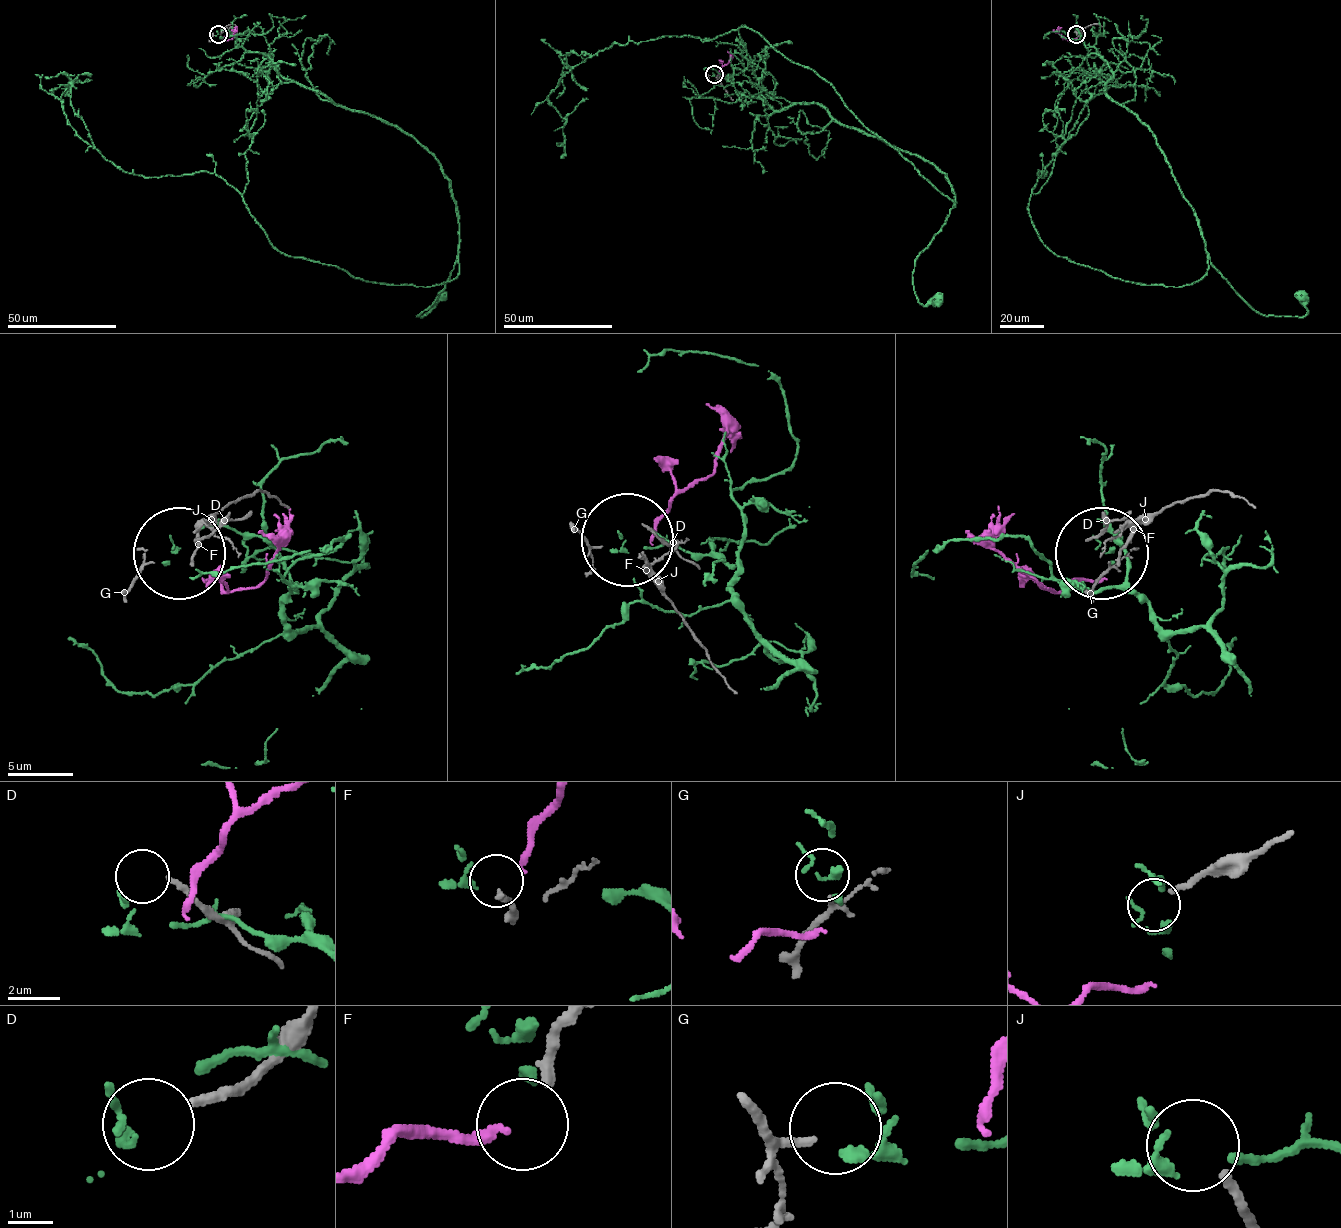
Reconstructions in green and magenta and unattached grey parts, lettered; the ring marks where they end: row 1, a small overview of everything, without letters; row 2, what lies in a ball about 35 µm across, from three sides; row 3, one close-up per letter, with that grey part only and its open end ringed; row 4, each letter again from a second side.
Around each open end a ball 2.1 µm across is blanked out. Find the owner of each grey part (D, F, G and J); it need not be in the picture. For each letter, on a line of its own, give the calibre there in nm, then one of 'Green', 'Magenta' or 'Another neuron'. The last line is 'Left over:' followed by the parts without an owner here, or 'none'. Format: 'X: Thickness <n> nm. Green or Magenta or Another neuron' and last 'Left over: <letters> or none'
D: Thickness 200 nm. Another neuron
F: Thickness 240 nm. Another neuron
G: Thickness 120 nm. Green
J: Thickness 200 nm. Another neuron
Left over: D, F, J

